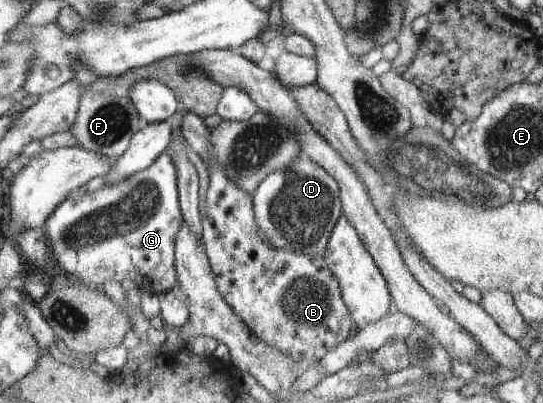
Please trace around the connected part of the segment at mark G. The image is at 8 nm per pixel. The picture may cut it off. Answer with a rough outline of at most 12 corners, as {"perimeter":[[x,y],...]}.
{"perimeter":[[178,166],[80,198],[43,226],[57,265],[92,288],[174,290],[185,228]]}

